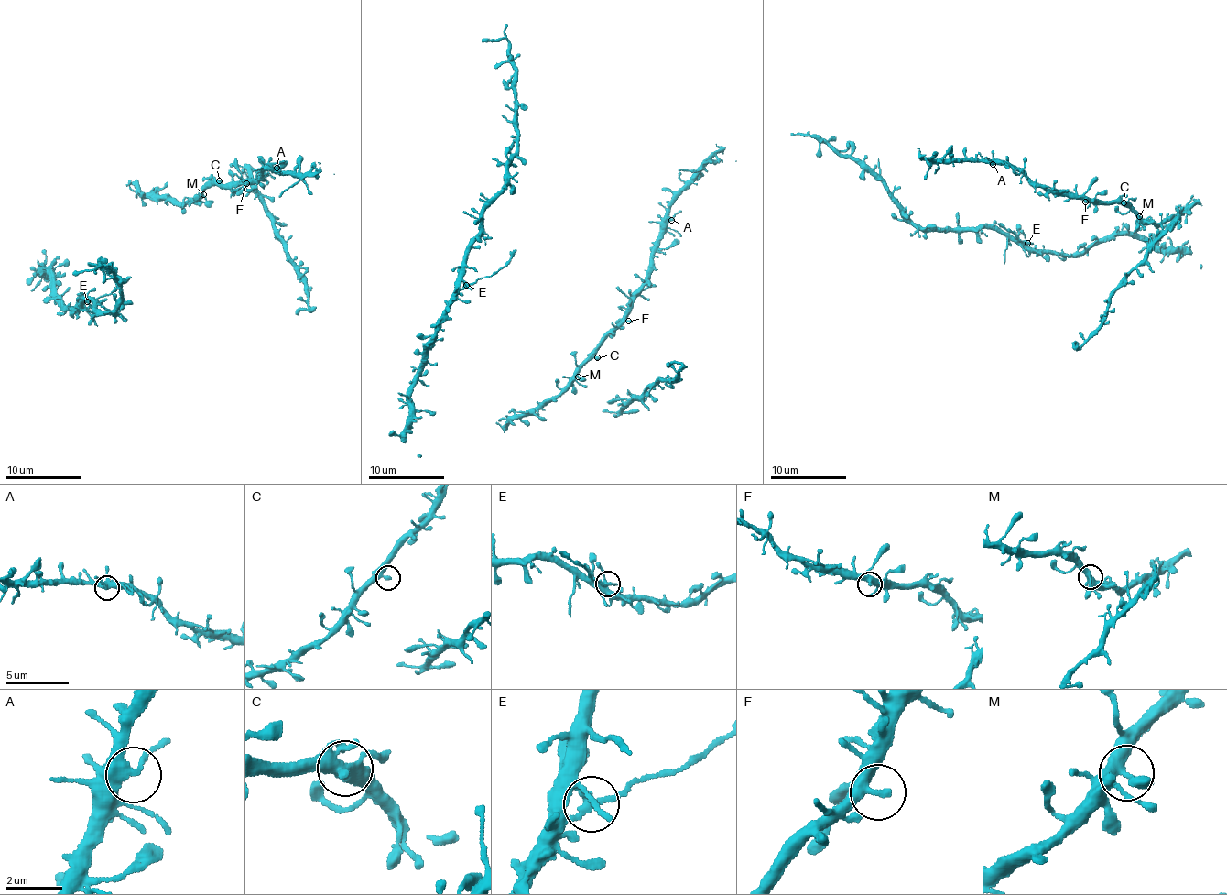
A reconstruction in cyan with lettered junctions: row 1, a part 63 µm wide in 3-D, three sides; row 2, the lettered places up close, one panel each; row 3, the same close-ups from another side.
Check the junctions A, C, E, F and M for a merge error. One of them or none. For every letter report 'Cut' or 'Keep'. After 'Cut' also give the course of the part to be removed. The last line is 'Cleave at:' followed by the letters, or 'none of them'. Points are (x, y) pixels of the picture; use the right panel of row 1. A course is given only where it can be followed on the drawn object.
A: Keep
C: Keep
E: Cut. Course of the part to remove: (1027, 243), (1025, 245), (998, 223)
F: Keep
M: Keep
Cleave at: E

